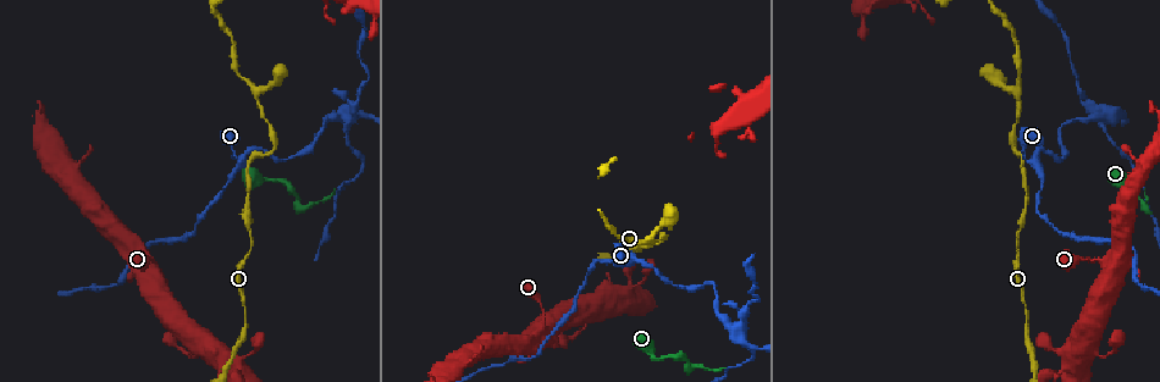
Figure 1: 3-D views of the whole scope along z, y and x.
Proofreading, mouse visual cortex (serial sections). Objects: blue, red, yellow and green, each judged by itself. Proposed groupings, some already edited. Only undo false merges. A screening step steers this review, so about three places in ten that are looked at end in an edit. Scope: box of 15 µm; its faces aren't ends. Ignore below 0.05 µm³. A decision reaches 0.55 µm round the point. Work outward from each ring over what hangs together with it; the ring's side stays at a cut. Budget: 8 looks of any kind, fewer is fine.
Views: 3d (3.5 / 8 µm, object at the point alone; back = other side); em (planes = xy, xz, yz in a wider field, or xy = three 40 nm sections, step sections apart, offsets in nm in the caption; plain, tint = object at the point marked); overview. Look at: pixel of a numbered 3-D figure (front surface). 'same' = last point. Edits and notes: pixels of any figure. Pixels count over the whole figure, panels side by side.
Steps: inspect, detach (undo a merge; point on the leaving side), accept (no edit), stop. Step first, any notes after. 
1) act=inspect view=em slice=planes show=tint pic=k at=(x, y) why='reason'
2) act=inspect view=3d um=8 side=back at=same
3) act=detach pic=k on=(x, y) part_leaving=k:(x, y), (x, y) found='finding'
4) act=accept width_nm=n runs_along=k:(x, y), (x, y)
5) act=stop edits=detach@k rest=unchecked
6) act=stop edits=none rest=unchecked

act=inspect view=3d um=3.5 pic=1 at=(1034, 163) why='arms part here'

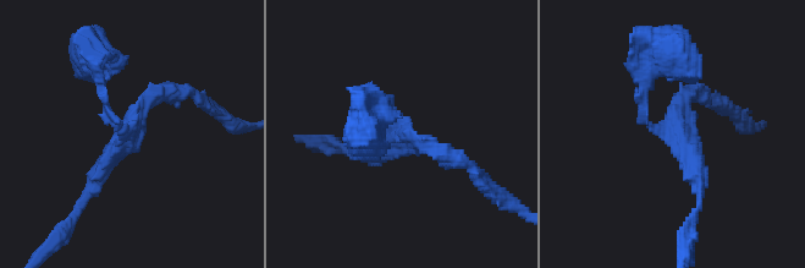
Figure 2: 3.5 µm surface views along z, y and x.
act=inspect view=em slice=planes show=tint pic=2 at=(674, 131) arms=3 arm_widths_nm=150,200,200 why='need the tissue'

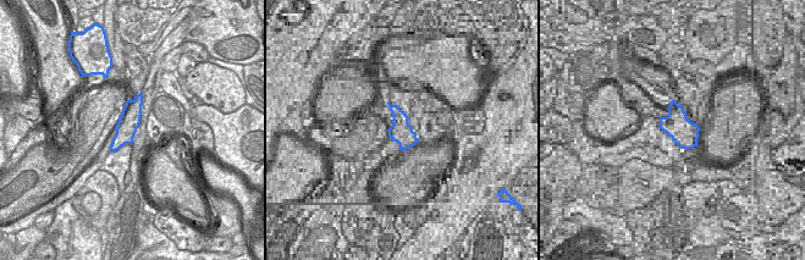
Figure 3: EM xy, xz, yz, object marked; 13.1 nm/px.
act=inspect view=em slice=xy step=2 show=tint at=same why='cut it another way'

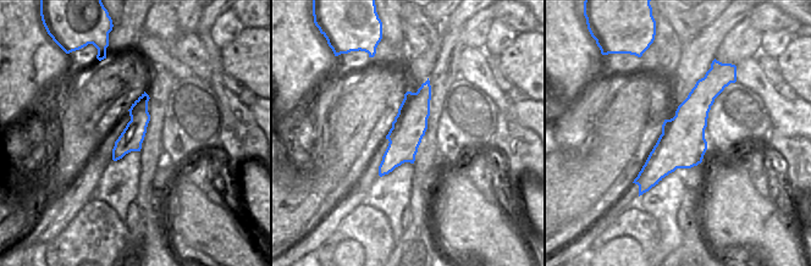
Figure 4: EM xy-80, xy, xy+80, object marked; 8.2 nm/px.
act=accept width_nm=280 runs_along=2:(370, 104), (461, 160) found='one cell here'

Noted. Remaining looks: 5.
act=inspect view=em slice=xy step=5 show=tint pic=1 at=(1058, 129) why='abrupt turn'

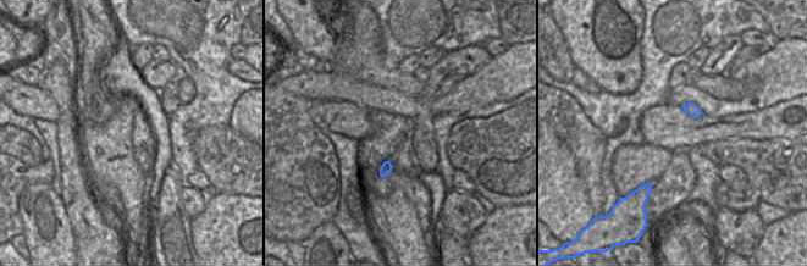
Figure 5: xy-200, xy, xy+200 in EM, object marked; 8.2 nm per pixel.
act=inspect view=3d um=3.5 at=same

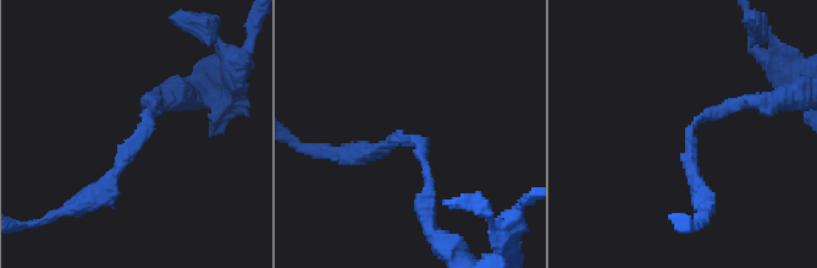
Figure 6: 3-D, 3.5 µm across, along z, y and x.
act=accept runs_along=6:(97, 200), (149, 120), (153, 102) found='one cell here'

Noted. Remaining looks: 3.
act=inspect view=3d um=3.5 side=back pic=1 at=(1106, 114) why='four arms meet'

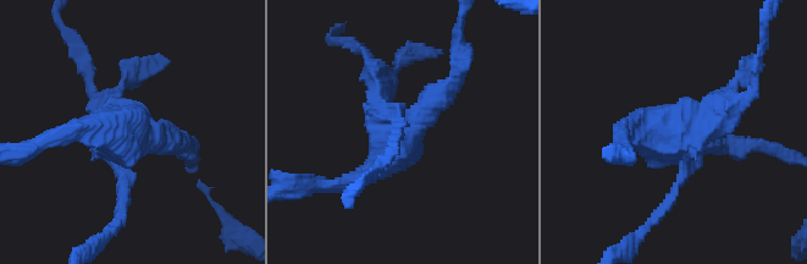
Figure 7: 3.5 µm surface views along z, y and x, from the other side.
act=inspect view=em slice=planes show=tint pic=7 at=(678, 140)

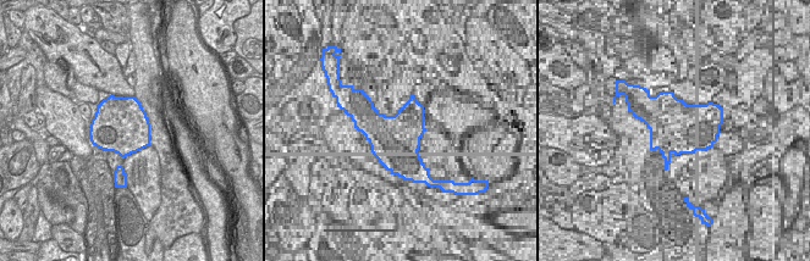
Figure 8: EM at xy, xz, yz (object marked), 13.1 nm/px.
act=detach pic=7 on=(734, 105) part_leaving=7:(698, 119), (749, 97), (764, 44) found='two cells meet here'

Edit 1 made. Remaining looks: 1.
act=stop edits=detach@7 rest=unchecked

